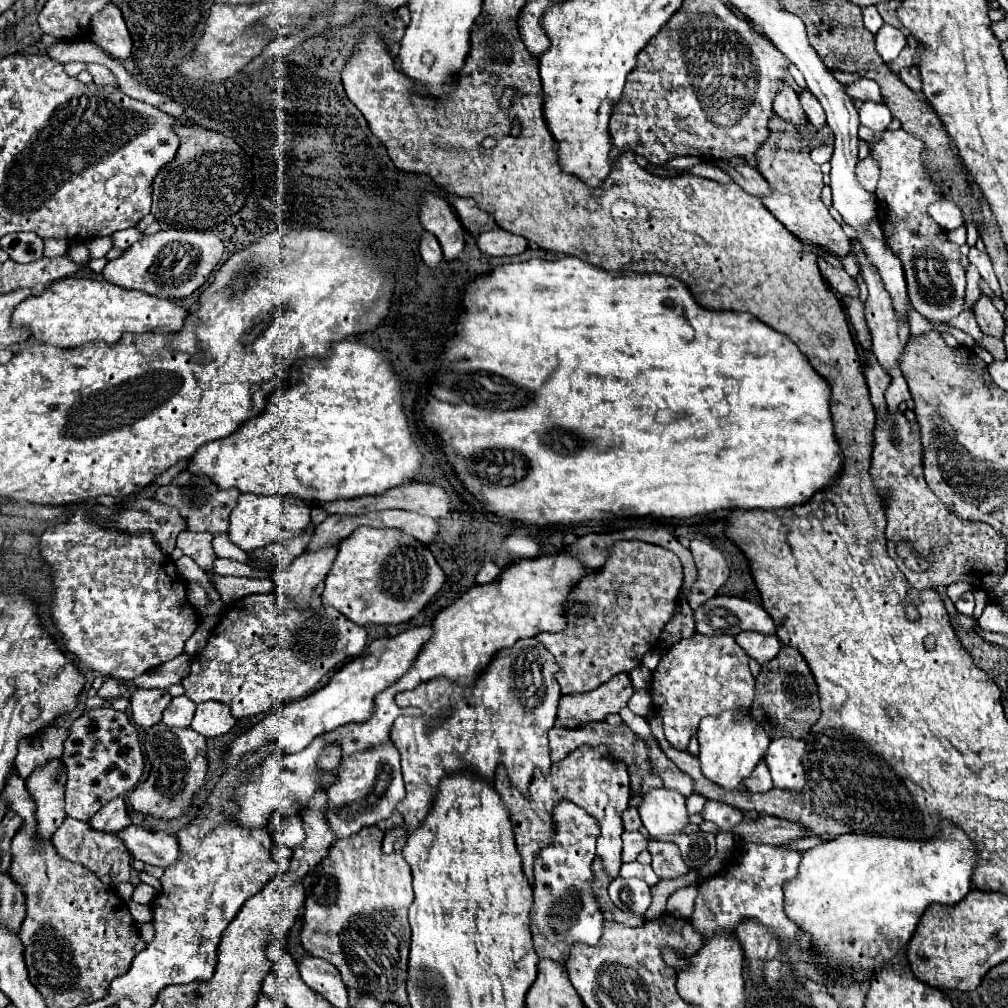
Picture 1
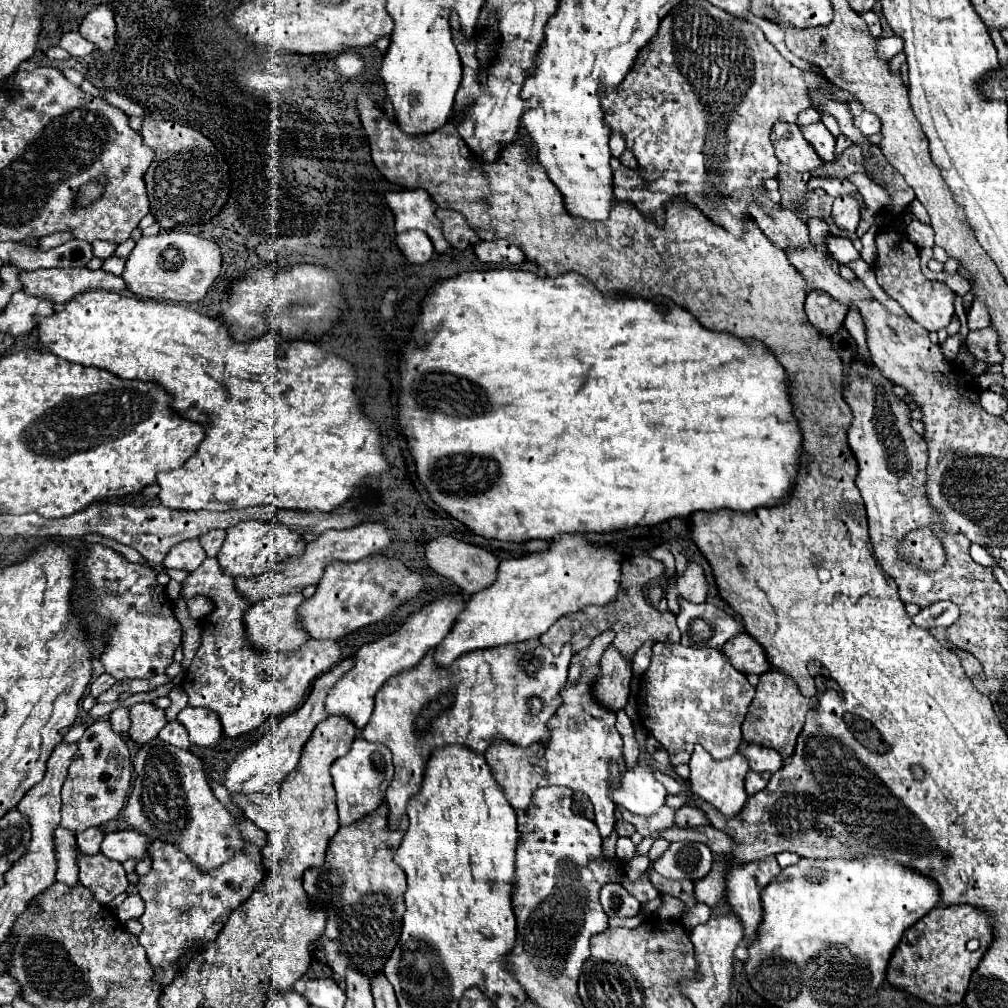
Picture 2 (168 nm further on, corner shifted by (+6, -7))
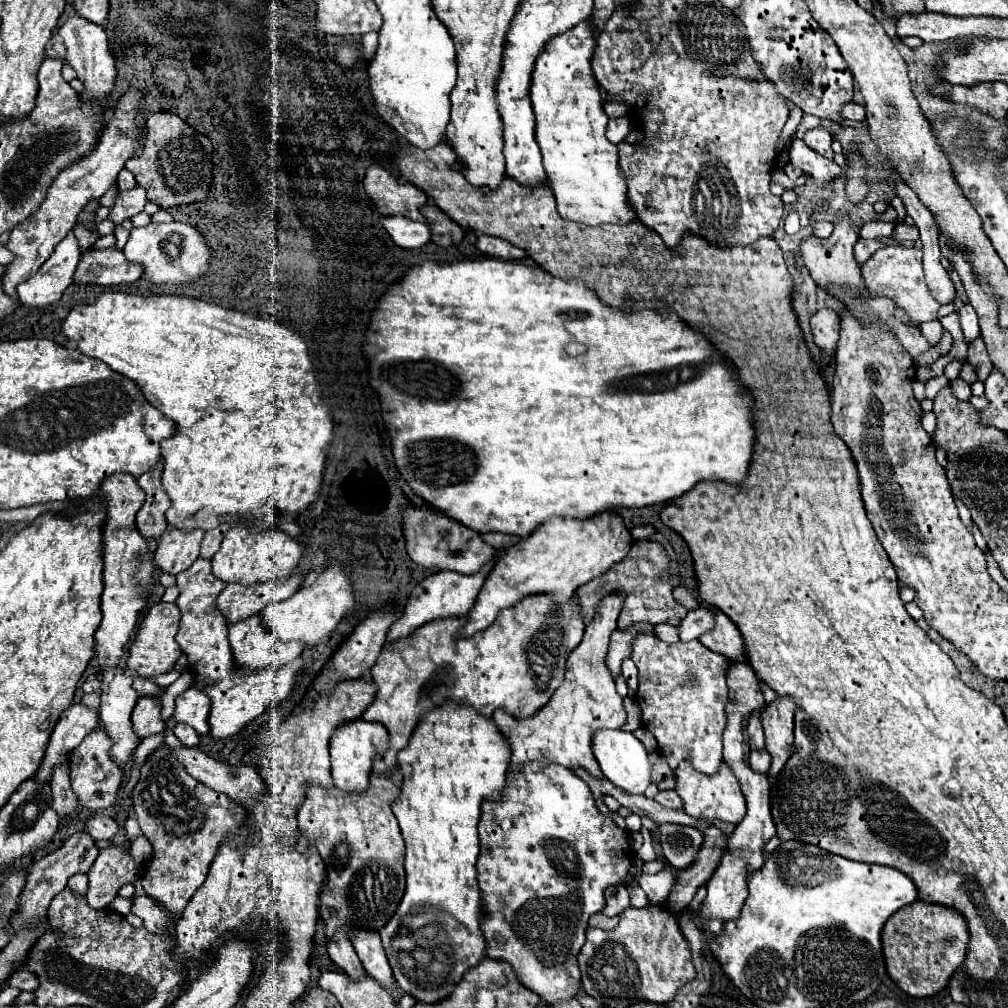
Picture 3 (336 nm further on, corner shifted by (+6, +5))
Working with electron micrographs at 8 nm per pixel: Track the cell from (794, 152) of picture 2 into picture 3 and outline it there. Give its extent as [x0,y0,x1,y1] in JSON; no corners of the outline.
[789,138,841,182]

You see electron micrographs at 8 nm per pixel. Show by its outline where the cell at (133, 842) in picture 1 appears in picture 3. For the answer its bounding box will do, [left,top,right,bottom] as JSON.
[87,816,119,840]

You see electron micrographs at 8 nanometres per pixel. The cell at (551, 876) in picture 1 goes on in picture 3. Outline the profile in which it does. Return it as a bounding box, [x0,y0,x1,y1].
[477,764,631,1006]

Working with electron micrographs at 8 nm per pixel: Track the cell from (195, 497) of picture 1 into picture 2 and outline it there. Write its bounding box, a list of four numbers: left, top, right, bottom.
[199,530,225,558]

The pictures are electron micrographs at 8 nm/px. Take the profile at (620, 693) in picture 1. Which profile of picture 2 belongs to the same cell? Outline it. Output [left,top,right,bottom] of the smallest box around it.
[595,646,633,712]

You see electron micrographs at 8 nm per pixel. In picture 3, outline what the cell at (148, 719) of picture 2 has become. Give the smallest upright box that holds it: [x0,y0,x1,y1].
[133,696,165,738]

